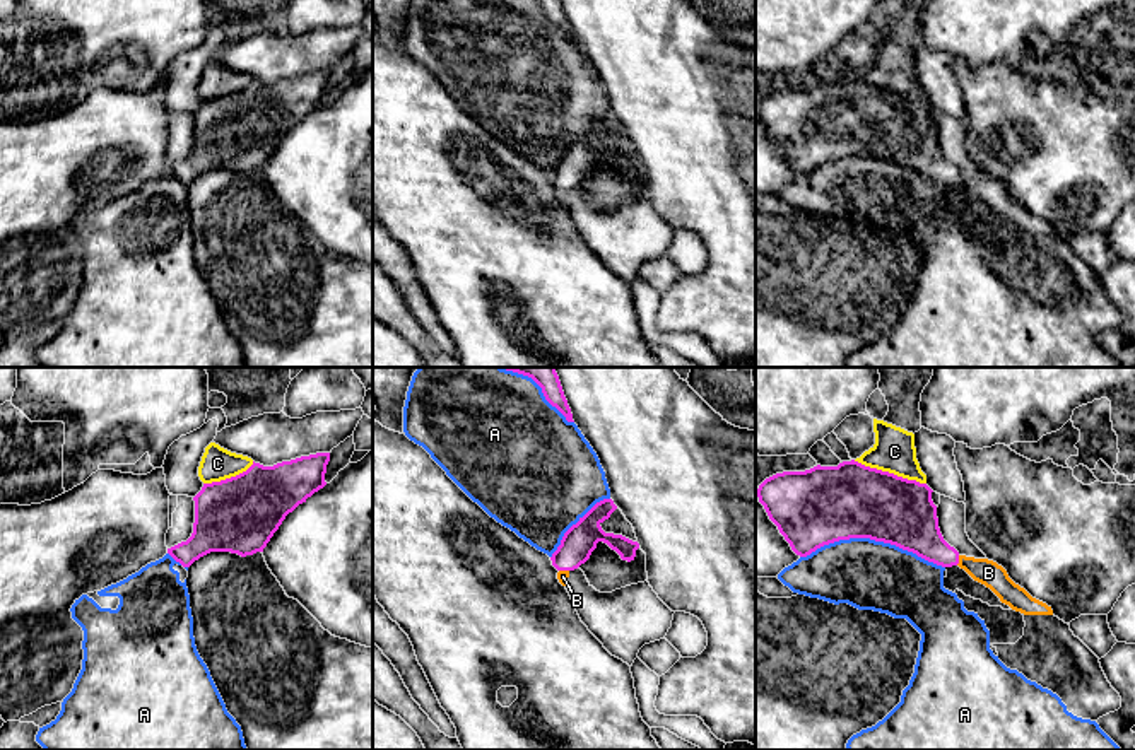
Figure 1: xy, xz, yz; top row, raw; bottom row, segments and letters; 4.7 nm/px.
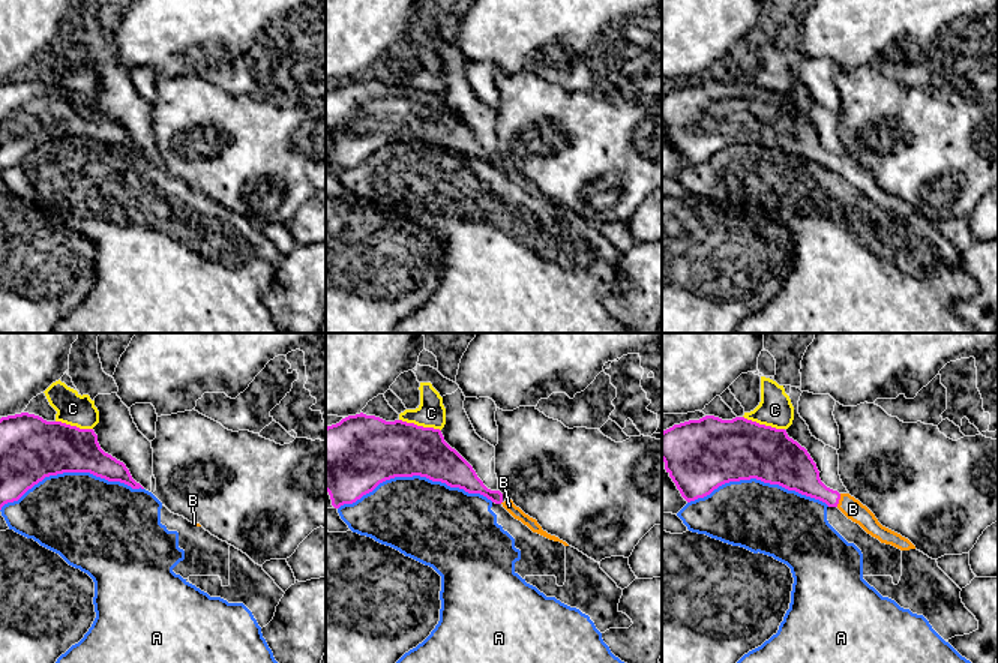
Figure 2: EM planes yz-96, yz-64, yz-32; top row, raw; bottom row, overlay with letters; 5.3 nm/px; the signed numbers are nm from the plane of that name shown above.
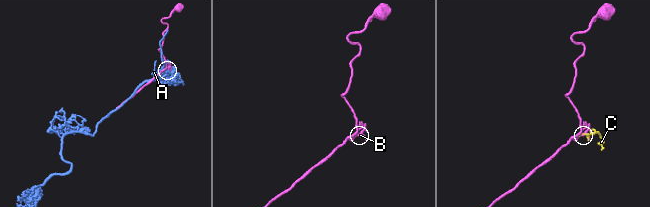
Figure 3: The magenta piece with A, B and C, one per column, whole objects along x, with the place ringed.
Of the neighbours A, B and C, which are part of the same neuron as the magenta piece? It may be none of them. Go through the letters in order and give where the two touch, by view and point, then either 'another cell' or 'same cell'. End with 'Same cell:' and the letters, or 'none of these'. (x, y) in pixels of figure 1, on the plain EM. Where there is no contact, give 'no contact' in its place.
A: yz (872, 156) | another cell
B: yz (958, 178) | same cell
C: yz (888, 89) | another cell
Same cell: B

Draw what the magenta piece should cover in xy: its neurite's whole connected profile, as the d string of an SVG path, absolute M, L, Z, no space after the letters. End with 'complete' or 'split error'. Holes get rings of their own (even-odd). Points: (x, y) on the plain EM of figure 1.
M316 70L273 84L255 80L243 91L203 101L193 114L193 150L168 171L190 185L210 169L241 174L263 169L289 130L326 103L330 70Z; complete

